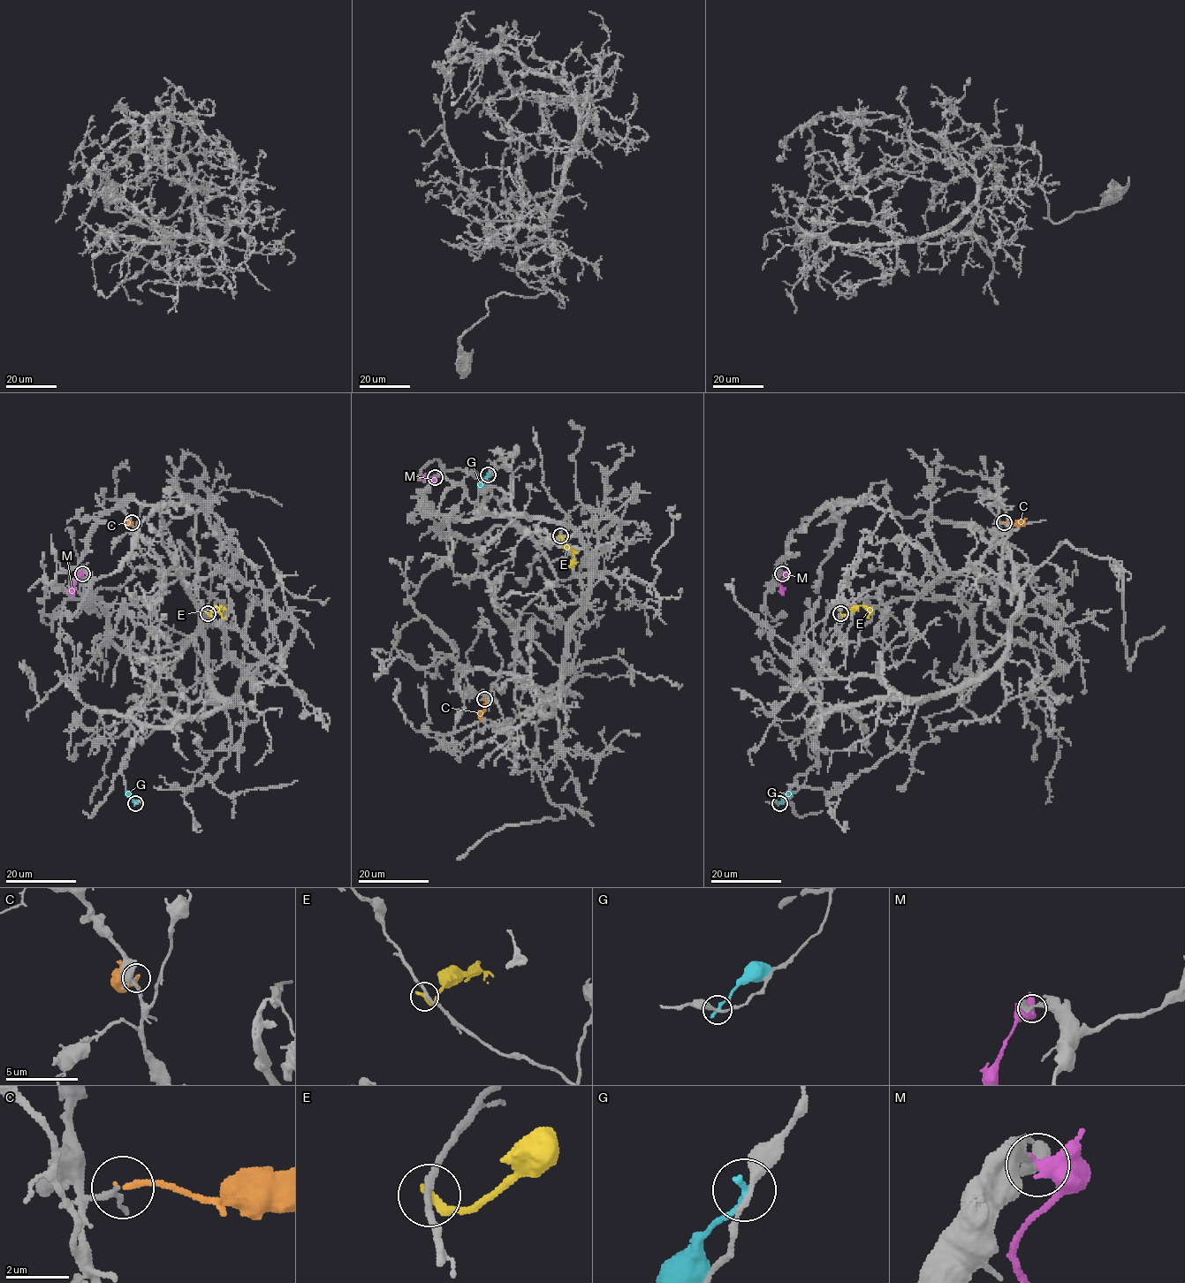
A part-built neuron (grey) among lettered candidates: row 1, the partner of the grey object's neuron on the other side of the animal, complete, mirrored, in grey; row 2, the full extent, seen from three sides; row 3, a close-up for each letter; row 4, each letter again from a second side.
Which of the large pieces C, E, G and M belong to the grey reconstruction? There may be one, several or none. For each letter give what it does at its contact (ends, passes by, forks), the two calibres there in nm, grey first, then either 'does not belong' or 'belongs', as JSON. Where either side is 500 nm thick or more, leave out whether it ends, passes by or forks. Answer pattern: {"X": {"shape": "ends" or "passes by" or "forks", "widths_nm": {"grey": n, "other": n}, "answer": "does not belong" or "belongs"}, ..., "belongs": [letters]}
{"C": {"shape": "ends", "widths_nm": {"grey": 150, "other": 170}, "answer": "belongs"}, "E": {"shape": "ends", "widths_nm": {"grey": 200, "other": 320}, "answer": "does not belong"}, "G": {"shape": "ends", "widths_nm": {"grey": 240, "other": 240}, "answer": "does not belong"}, "M": {"widths_nm": {"grey": 550, "other": 500}, "answer": "does not belong"}, "belongs": ["C"]}

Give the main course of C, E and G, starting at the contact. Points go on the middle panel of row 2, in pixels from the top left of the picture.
C: (484, 700), (480, 722)
E: (560, 535), (573, 551), (572, 564), (578, 562)
G: (489, 474), (478, 488)

